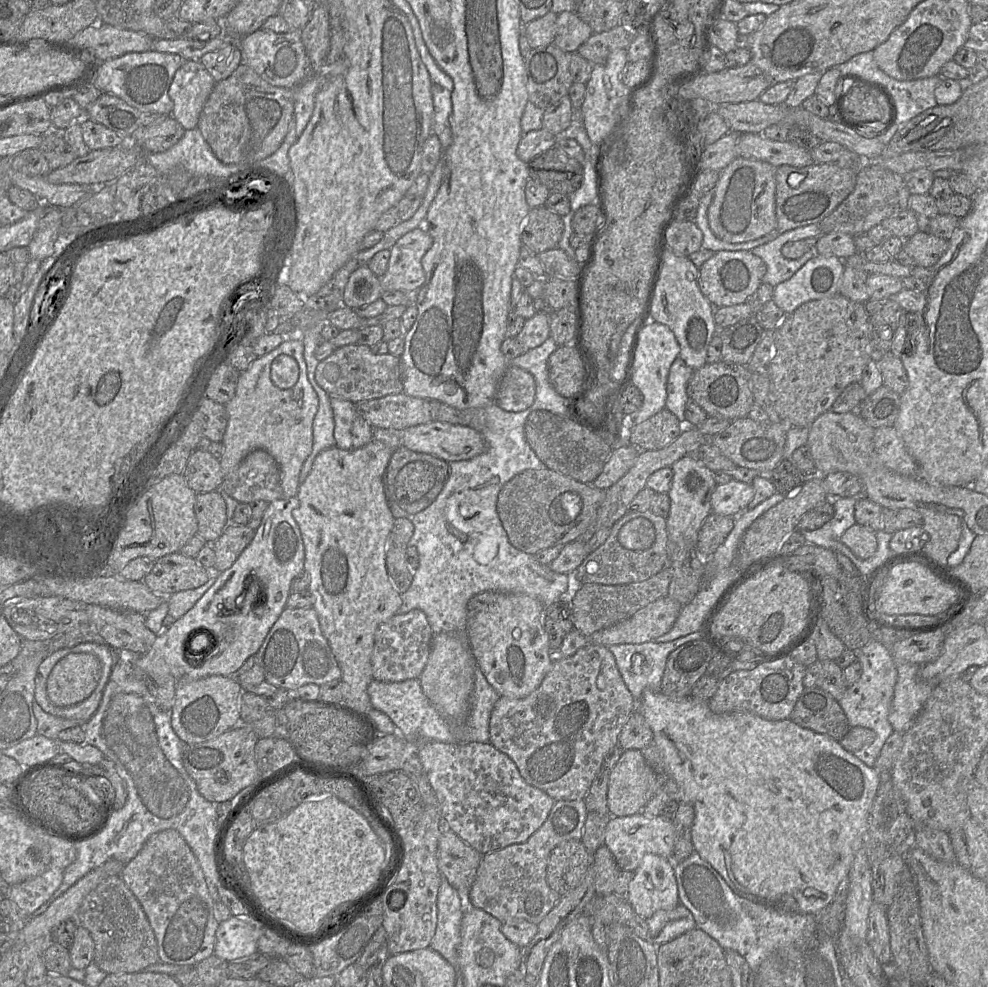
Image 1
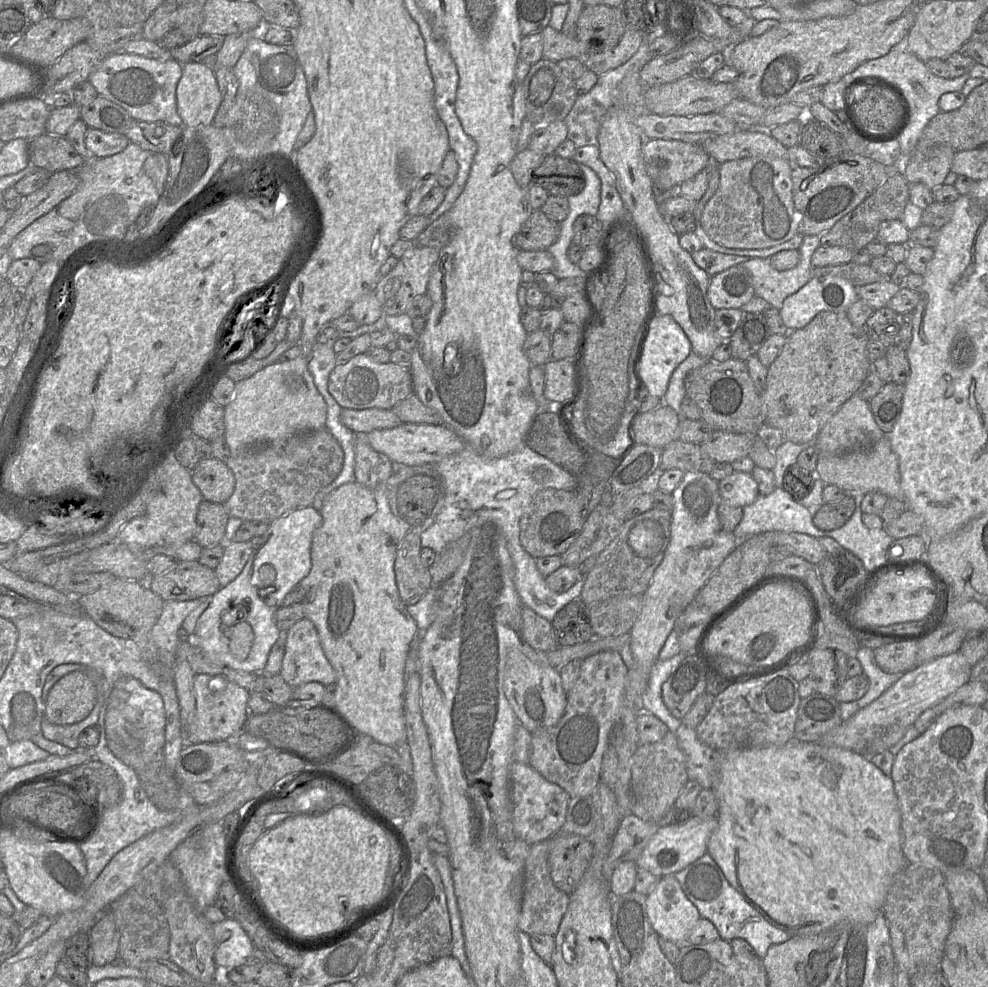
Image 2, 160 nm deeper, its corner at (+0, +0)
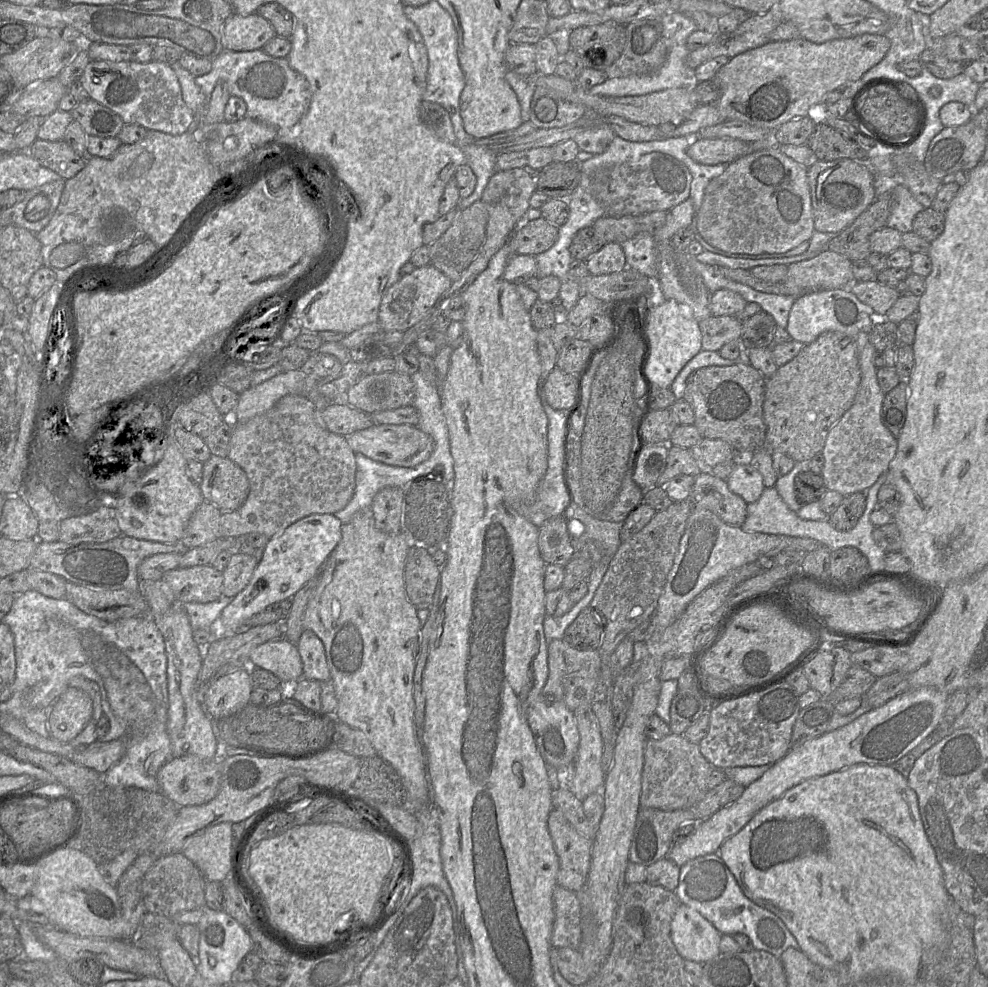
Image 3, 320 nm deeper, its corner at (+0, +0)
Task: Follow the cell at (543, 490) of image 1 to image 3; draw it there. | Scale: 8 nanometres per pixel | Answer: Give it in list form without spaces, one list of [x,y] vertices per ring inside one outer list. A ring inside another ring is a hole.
[[[564,515],[550,518],[539,527],[538,546],[546,564],[566,566],[575,551]]]

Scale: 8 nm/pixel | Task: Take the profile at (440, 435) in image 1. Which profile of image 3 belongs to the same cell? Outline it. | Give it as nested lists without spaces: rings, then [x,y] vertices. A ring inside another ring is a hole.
[[[408,424],[373,425],[346,436],[346,440],[355,453],[361,453],[372,460],[398,467],[417,466],[427,460],[434,450],[433,438],[418,426]]]

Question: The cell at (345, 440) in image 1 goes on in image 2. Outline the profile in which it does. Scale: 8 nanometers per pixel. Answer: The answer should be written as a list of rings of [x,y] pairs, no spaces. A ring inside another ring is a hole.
[[[367,434],[355,435],[355,480],[366,487],[376,488],[385,484],[393,472],[393,462],[388,456],[374,450],[367,442]]]

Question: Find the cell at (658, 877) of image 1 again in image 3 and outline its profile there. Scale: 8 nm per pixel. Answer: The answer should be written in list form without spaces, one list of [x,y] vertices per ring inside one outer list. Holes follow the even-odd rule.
[[[681,904],[673,916],[670,936],[683,959],[704,964],[721,953],[719,945],[722,934],[699,912],[685,904]]]

